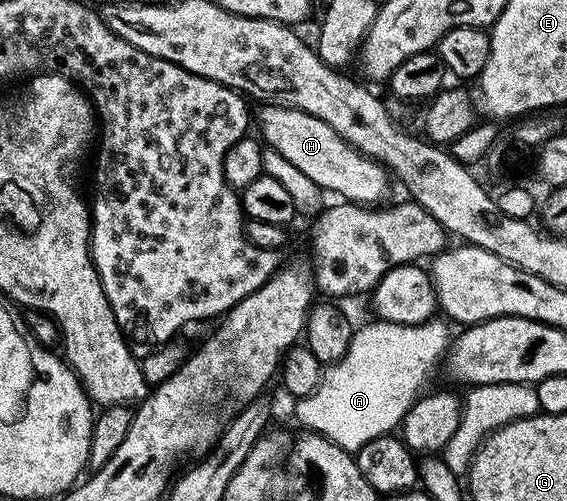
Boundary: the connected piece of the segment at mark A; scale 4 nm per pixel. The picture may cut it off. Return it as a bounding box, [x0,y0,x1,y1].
[295,320,449,452]

